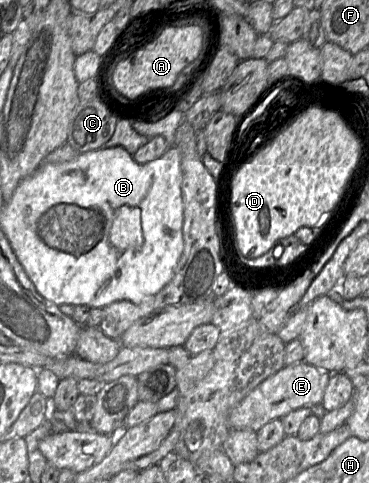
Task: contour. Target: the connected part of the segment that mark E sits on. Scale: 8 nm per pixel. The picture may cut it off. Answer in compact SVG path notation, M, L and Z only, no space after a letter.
M305 361L283 367L260 383L231 410L228 418L231 429L247 429L257 432L268 422L281 419L293 410L302 407L319 407L331 374Z

